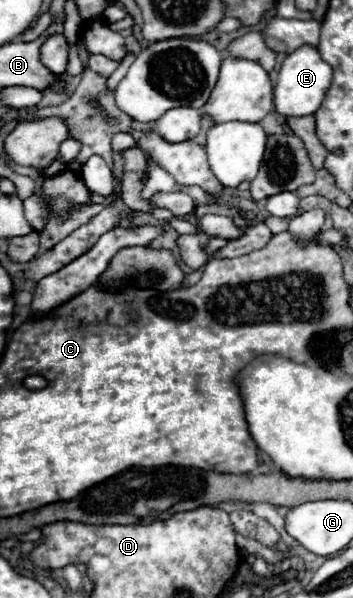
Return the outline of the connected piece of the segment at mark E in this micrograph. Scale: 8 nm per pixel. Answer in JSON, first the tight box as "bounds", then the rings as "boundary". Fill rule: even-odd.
{"bounds":[274,46,332,116],"boundary":[[[302,46],[300,50],[286,56],[280,66],[280,74],[274,86],[274,108],[280,116],[310,116],[314,114],[326,98],[326,92],[332,84],[332,66],[328,66],[316,48]]]}

